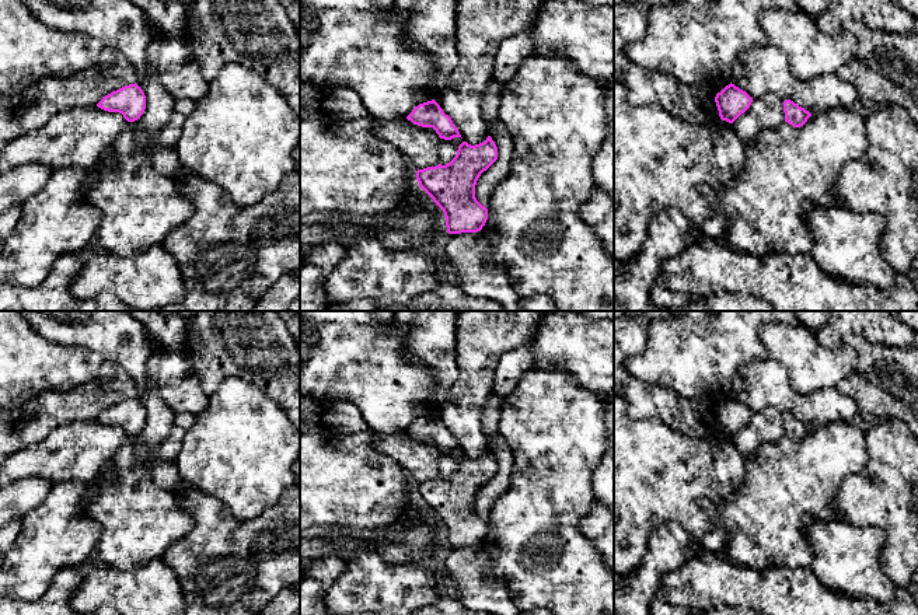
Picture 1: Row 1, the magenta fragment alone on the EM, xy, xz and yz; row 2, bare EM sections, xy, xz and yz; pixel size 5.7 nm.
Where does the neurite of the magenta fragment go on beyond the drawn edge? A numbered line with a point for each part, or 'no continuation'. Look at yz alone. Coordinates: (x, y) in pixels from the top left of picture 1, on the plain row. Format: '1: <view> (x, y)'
1: yz (765, 426)

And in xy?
1: xy (74, 451)

